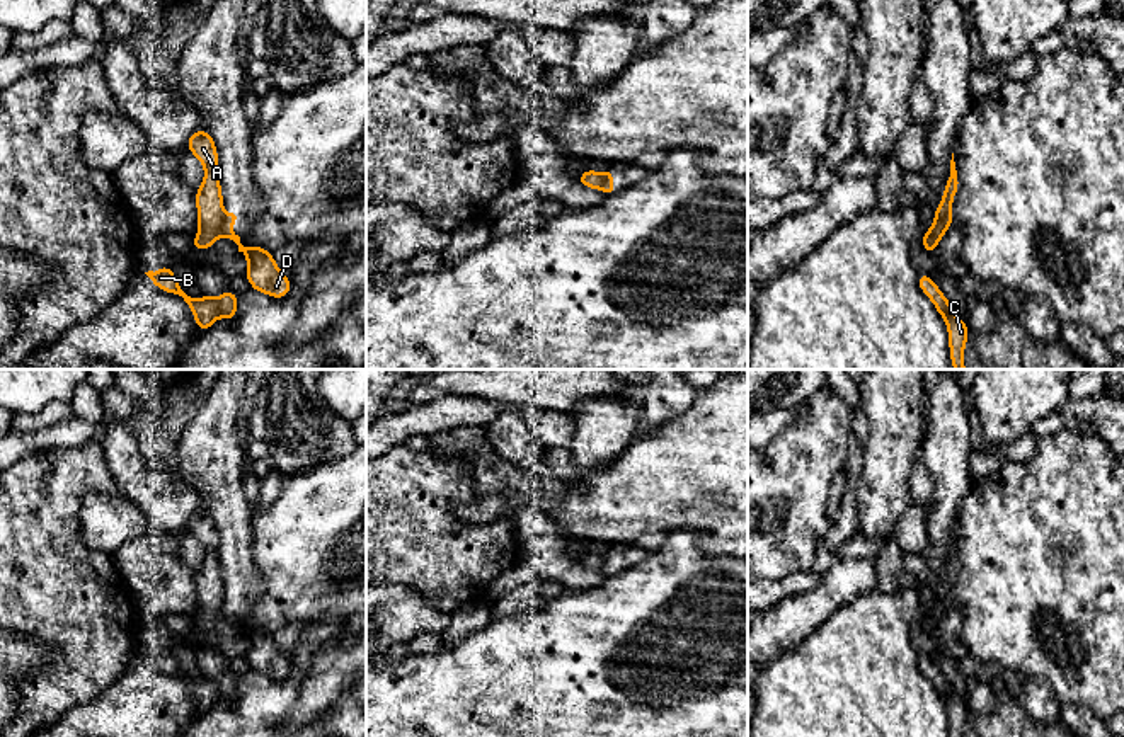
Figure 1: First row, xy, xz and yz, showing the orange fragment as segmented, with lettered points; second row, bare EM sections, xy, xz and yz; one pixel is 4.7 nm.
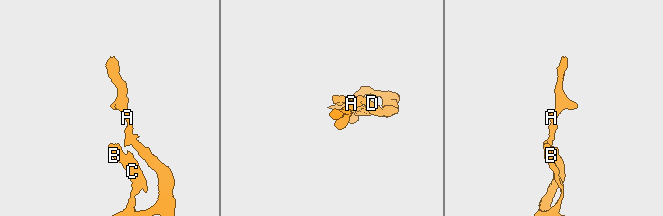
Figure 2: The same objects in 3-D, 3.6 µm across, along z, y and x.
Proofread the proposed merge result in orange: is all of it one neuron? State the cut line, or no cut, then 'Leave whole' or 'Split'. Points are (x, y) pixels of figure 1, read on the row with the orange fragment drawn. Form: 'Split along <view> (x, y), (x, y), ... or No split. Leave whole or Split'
Split along xy (223, 217), (220, 234). Split

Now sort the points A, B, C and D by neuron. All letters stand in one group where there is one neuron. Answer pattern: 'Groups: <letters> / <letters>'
Groups: A / B C D

